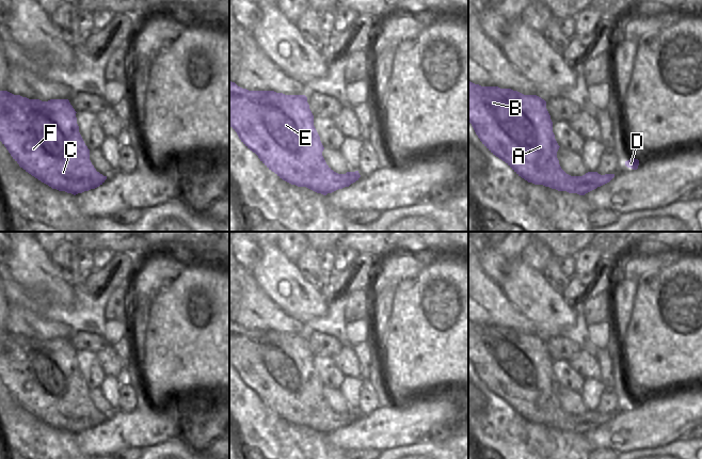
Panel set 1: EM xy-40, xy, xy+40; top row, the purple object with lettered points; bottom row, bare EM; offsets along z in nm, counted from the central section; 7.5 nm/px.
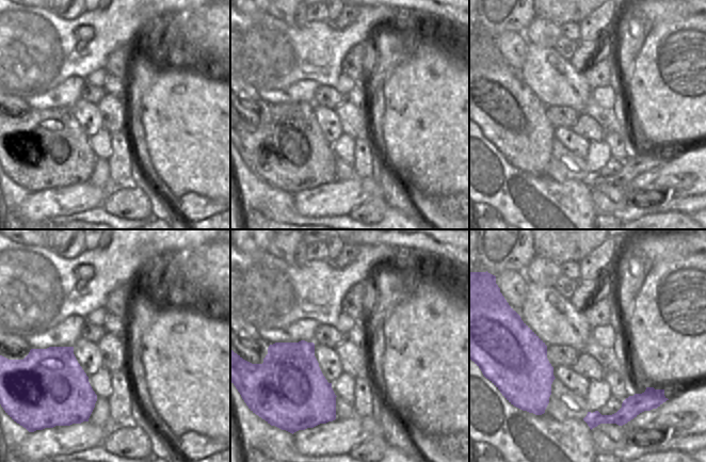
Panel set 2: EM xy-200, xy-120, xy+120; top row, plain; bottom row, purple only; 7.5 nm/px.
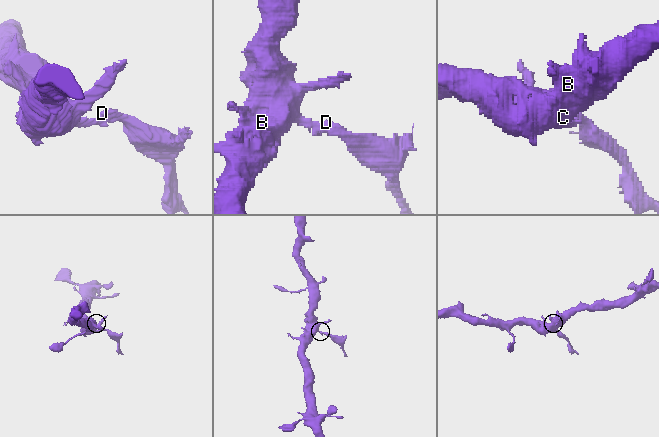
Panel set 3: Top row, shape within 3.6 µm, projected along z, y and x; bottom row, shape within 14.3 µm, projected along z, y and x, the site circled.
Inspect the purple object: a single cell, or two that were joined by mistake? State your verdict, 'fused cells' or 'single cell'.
fused cells

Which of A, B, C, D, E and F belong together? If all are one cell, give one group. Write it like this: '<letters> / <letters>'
A B C E F / D

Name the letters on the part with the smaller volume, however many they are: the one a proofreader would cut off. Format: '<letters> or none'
D

